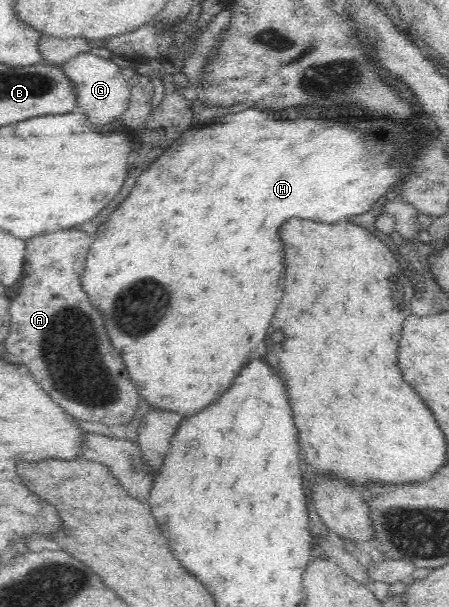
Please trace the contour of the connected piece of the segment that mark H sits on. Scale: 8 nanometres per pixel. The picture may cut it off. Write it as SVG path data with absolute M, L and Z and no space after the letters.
M284 111L282 115L300 115L296 119L268 119L262 123L214 123L212 127L204 129L186 130L180 139L176 139L142 177L138 177L138 183L134 185L134 191L130 197L108 217L108 221L96 231L94 245L90 247L90 253L86 255L86 266L82 273L82 288L86 290L88 298L94 307L100 309L106 321L106 329L110 335L112 345L120 352L127 375L136 386L140 399L144 399L160 410L180 413L182 417L194 415L206 405L210 405L214 399L218 399L230 385L232 379L238 375L238 371L244 365L244 359L250 361L256 357L258 343L266 337L266 331L272 323L274 311L282 299L284 291L284 243L280 239L280 227L290 217L302 217L322 223L338 223L342 217L352 217L370 211L380 199L384 199L404 176L404 167L400 165L400 147L402 139L400 135L392 137L392 155L380 155L384 153L384 147L390 143L388 139L368 139L372 131L360 131L360 127L354 127L350 123L328 123L320 117L312 115L310 111Z

